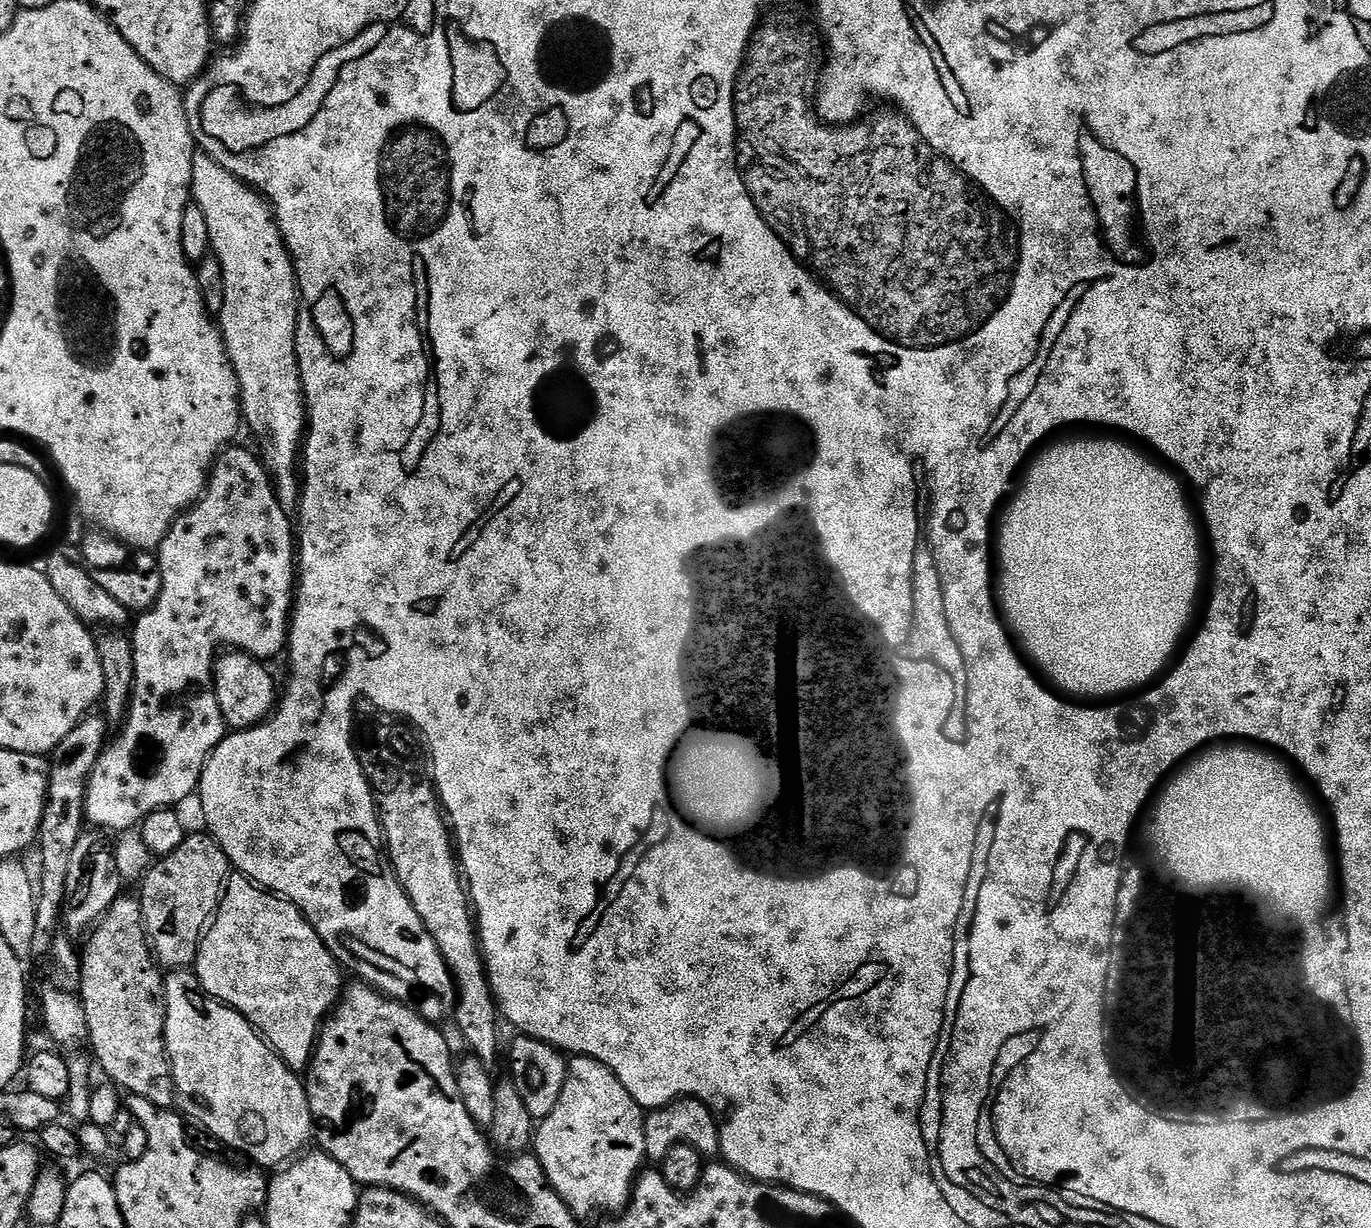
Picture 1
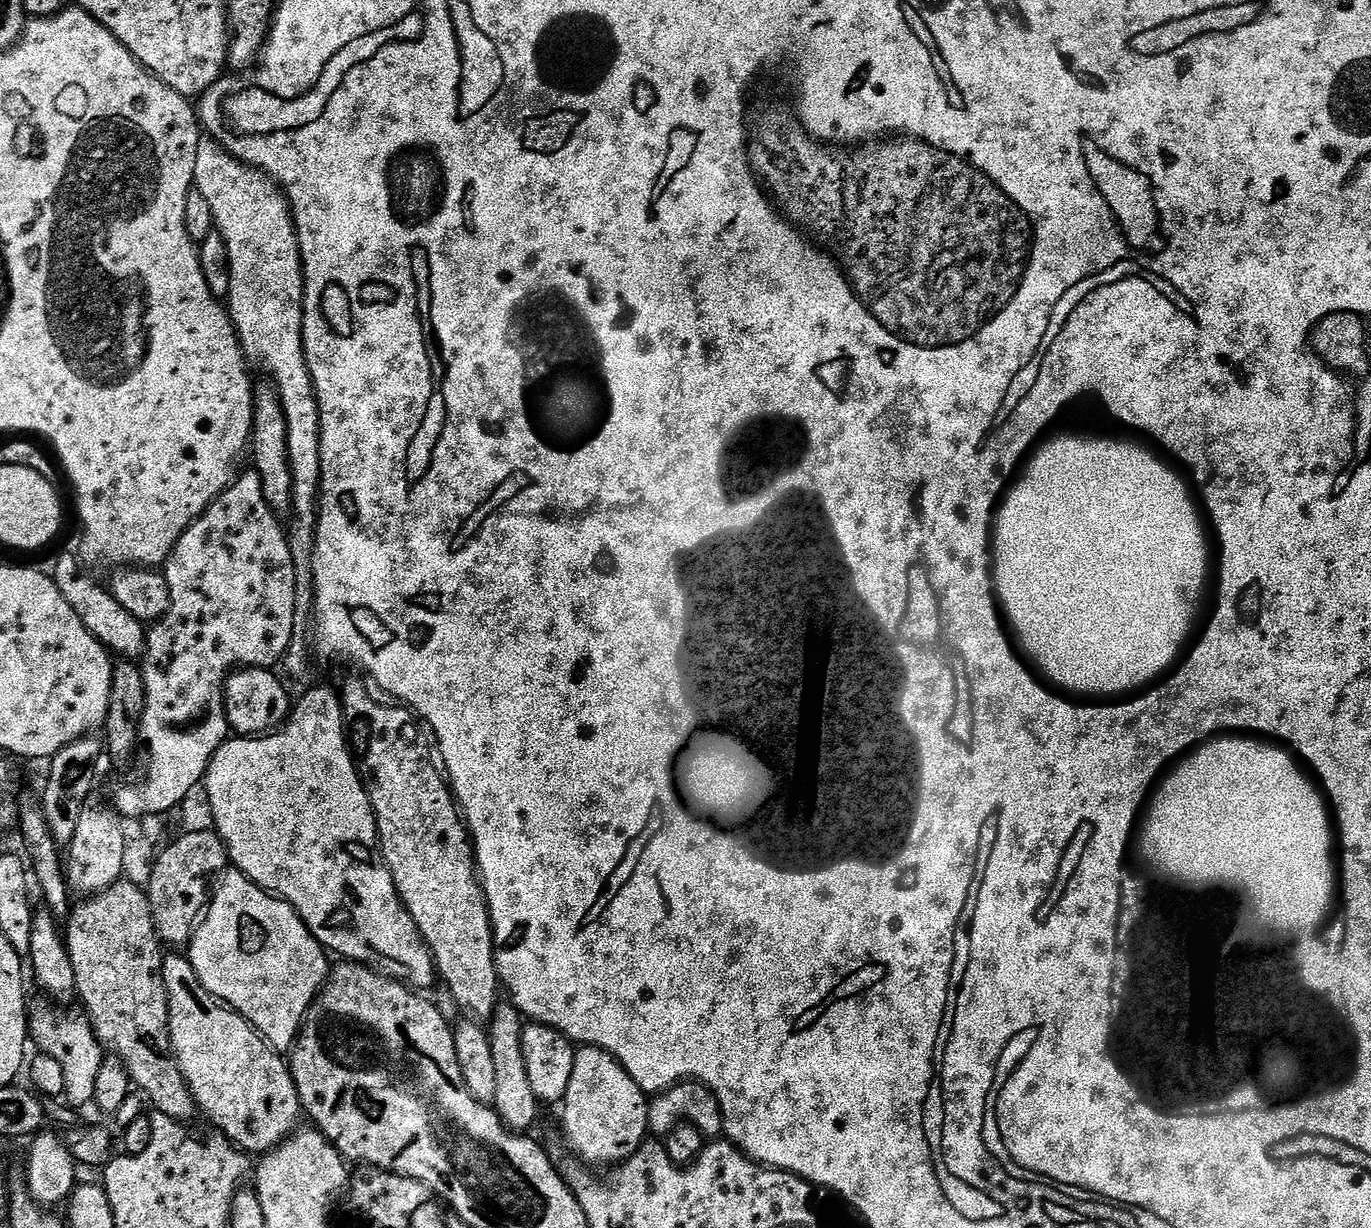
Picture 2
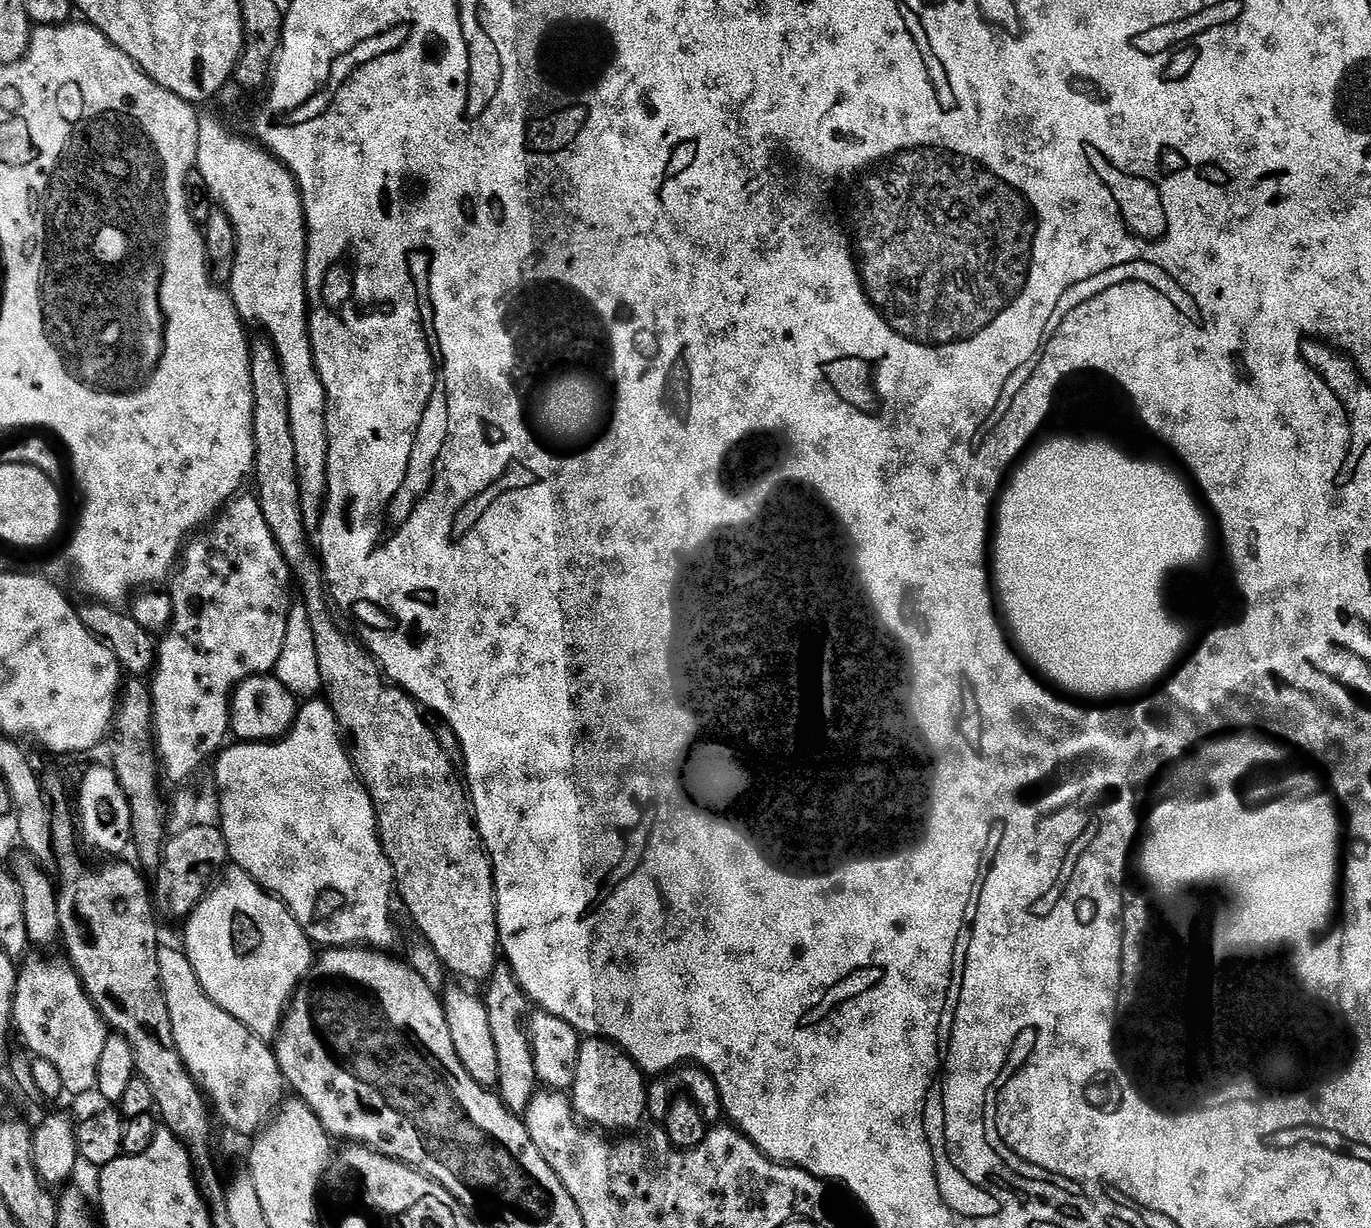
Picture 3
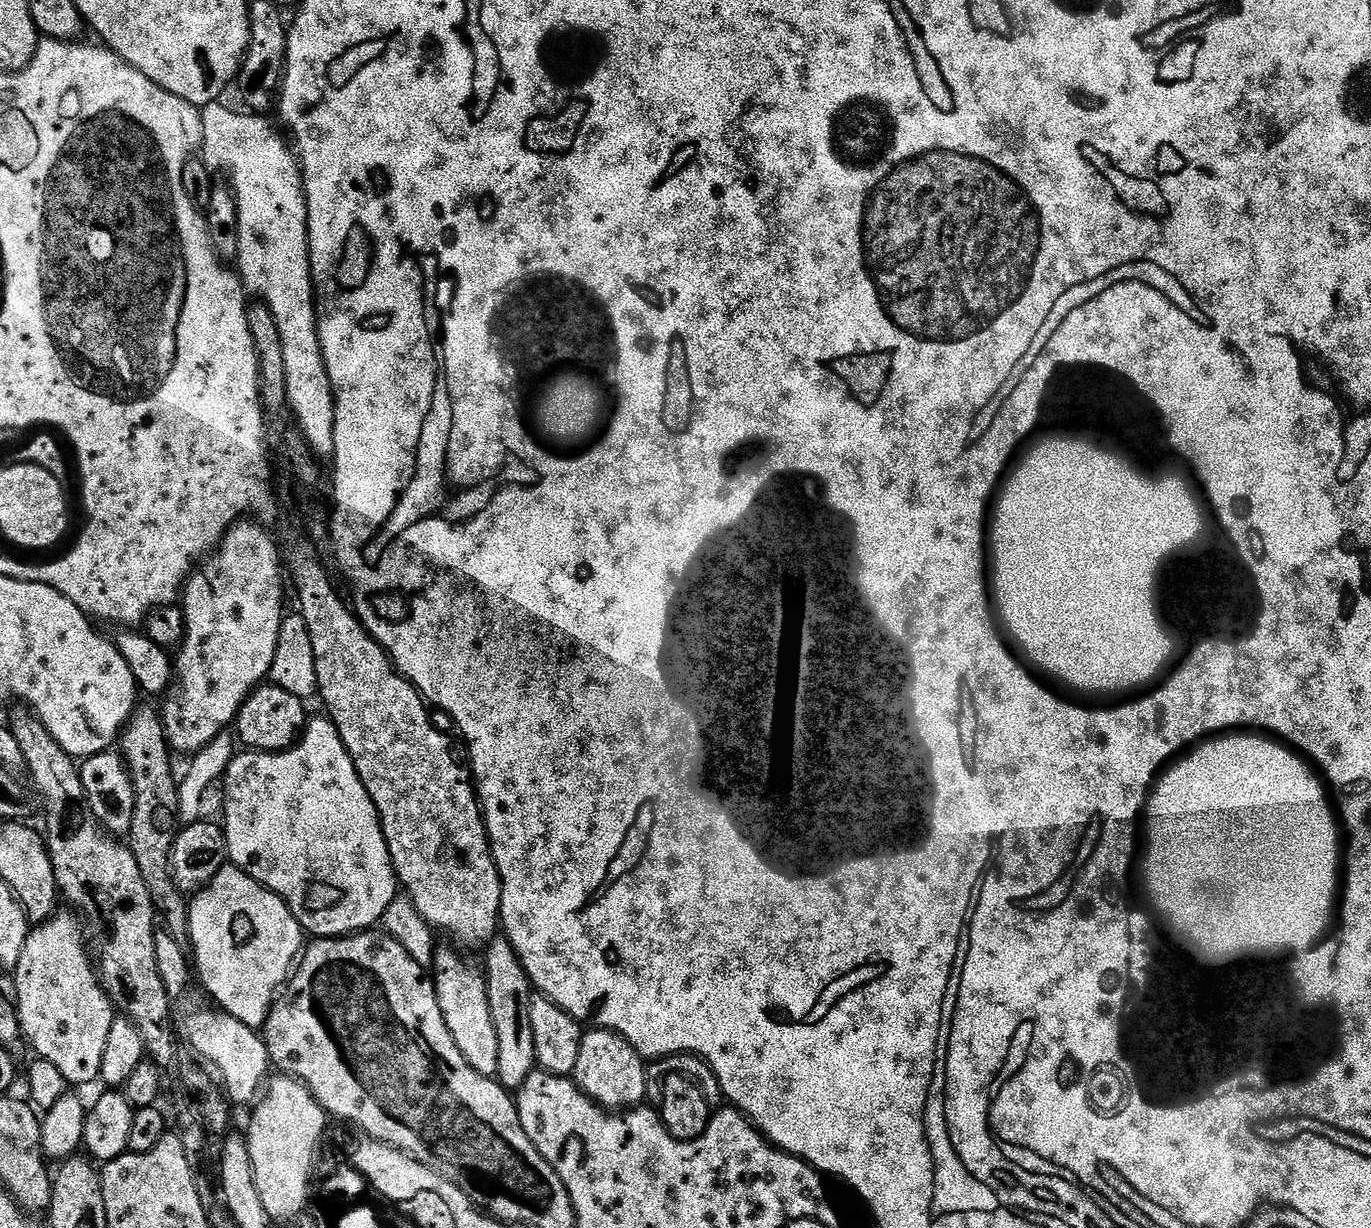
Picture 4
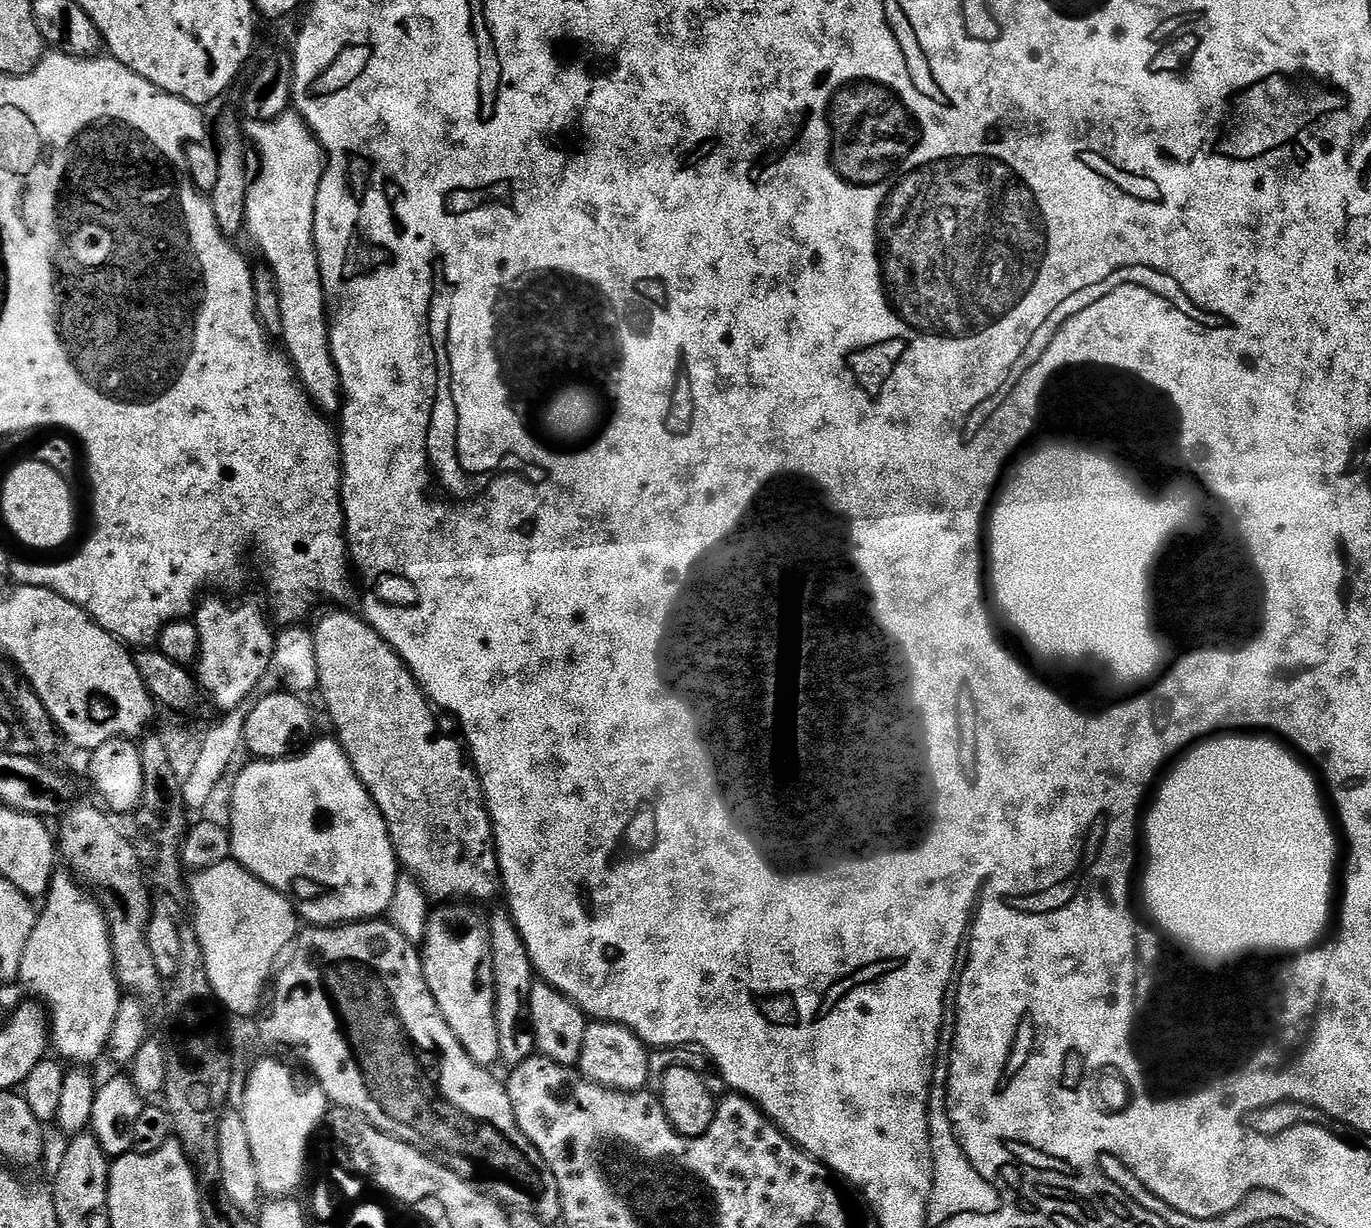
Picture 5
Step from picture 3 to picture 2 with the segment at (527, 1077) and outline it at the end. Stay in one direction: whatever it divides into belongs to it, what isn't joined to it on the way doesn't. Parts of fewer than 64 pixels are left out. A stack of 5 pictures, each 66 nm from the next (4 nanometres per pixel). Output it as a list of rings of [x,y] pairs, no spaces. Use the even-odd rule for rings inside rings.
[[[511,1002],[497,1003],[486,1033],[494,1054],[494,1102],[491,1107],[500,1115],[500,1123],[510,1132],[528,1134],[536,1124],[538,1101],[525,1076],[525,1062],[521,1056],[525,1021]]]

